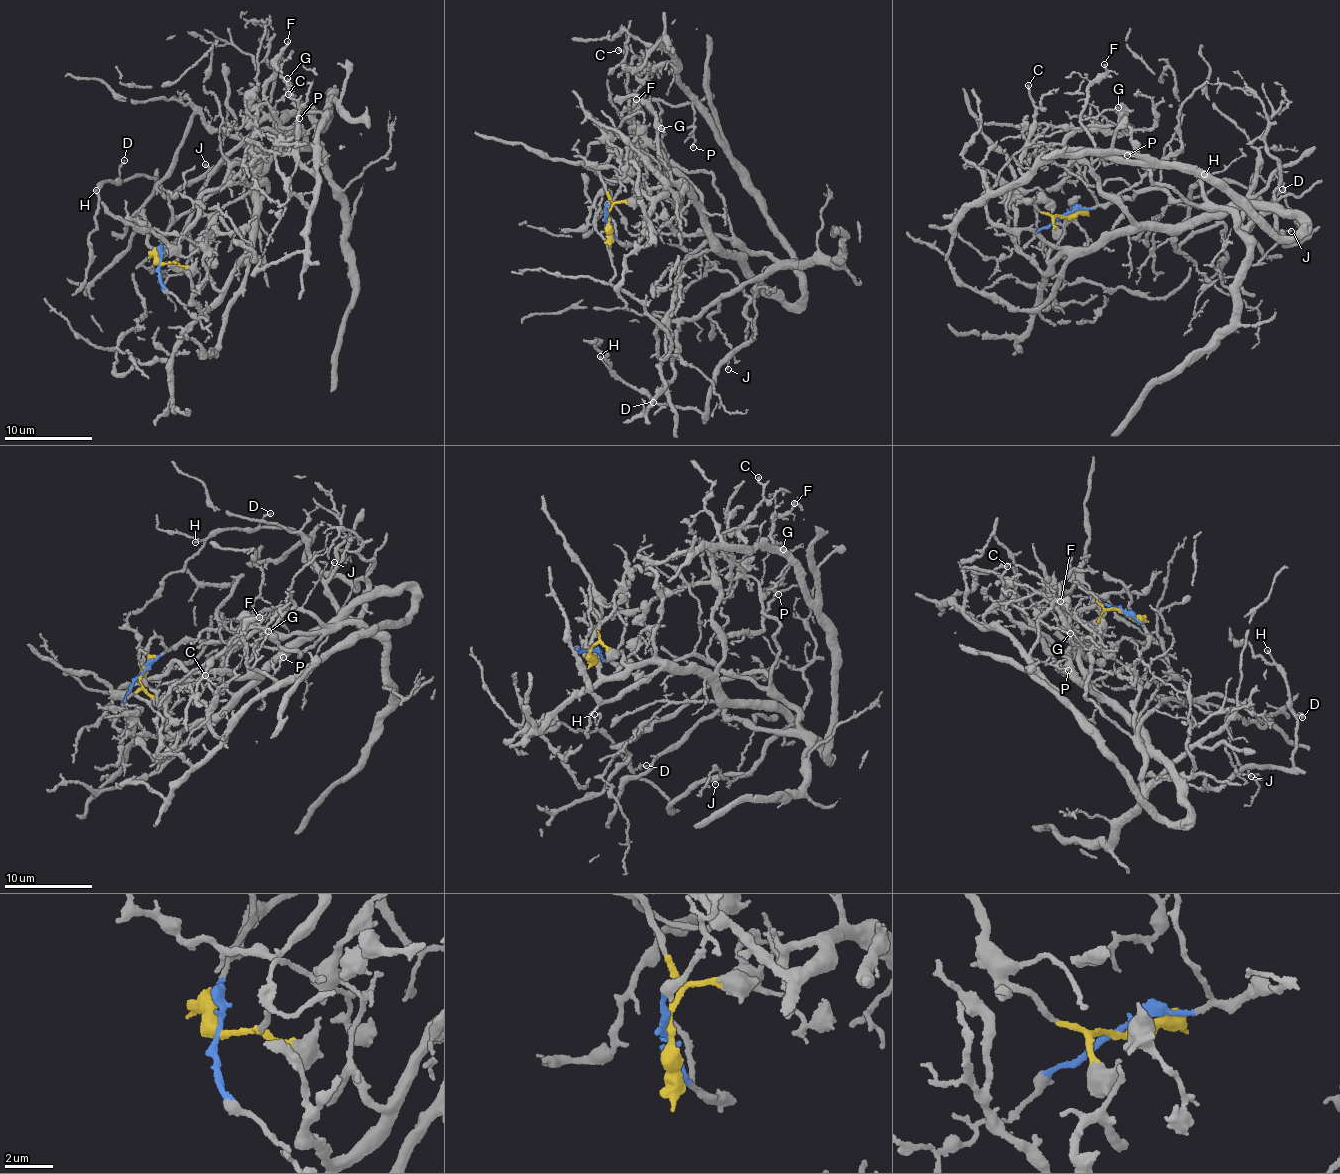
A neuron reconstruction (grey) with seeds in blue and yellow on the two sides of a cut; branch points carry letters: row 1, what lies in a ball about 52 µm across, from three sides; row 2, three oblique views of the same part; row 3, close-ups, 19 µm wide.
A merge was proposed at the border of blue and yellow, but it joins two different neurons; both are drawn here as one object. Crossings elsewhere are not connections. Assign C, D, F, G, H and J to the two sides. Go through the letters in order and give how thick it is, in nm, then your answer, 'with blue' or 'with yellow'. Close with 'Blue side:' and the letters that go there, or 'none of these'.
C: calibre 170 nm; with yellow
D: calibre 170 nm; with blue
F: calibre 160 nm; with yellow
G: calibre 140 nm; with yellow
H: calibre 180 nm; with blue
J: calibre 140 nm; with blue
Blue side: D, H, J

